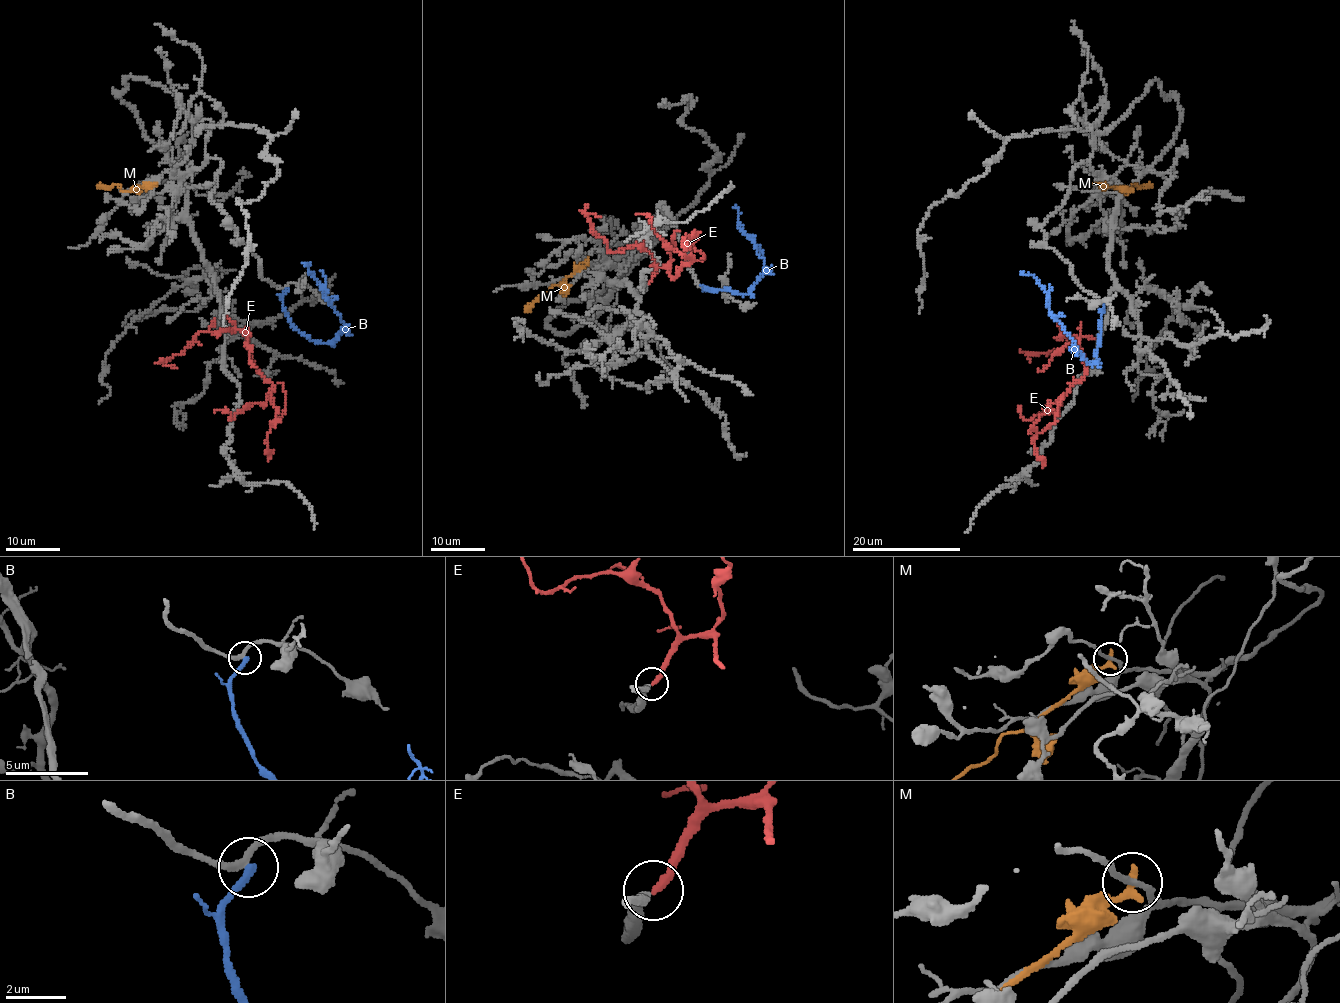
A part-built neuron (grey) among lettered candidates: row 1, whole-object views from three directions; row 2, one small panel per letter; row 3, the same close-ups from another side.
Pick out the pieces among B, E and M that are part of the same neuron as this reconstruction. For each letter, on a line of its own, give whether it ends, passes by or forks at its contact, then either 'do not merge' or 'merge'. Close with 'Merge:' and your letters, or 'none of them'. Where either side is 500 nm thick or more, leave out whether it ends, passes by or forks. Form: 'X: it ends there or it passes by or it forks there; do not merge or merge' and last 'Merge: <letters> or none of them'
B: it ends there; do not merge
E: it ends there; merge
M: it ends there; do not merge
Merge: E

